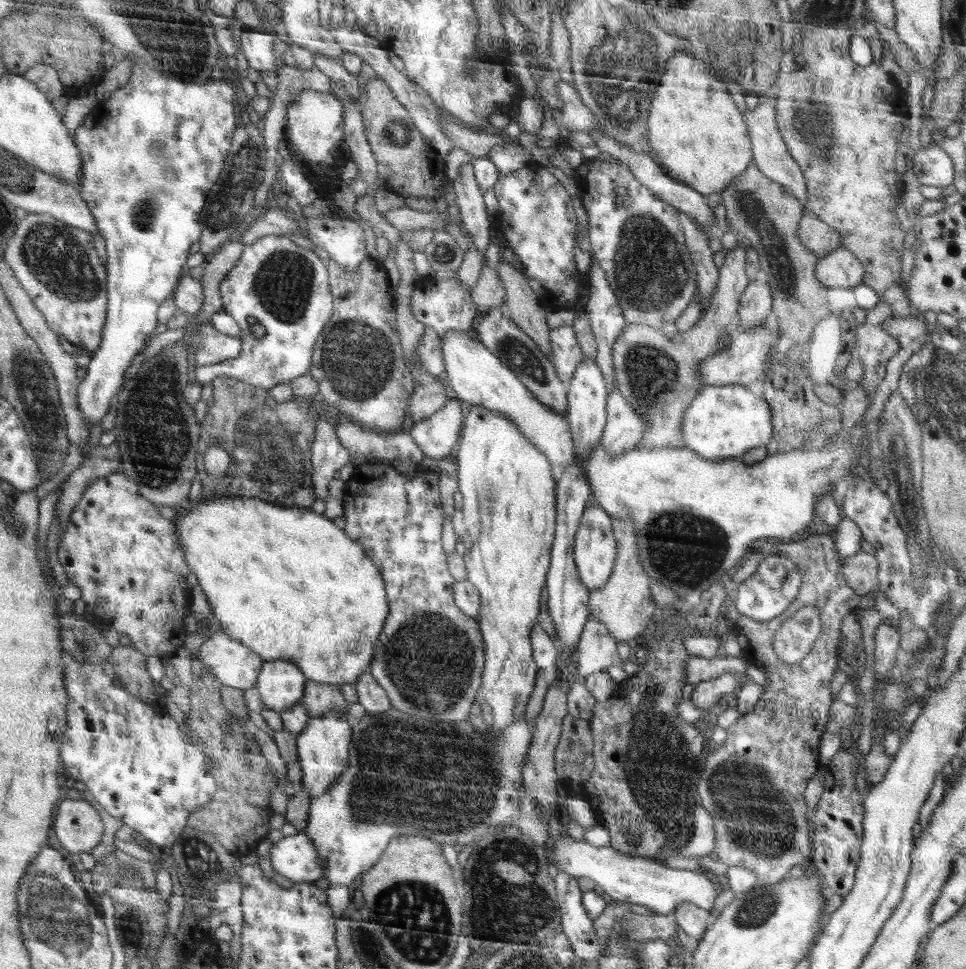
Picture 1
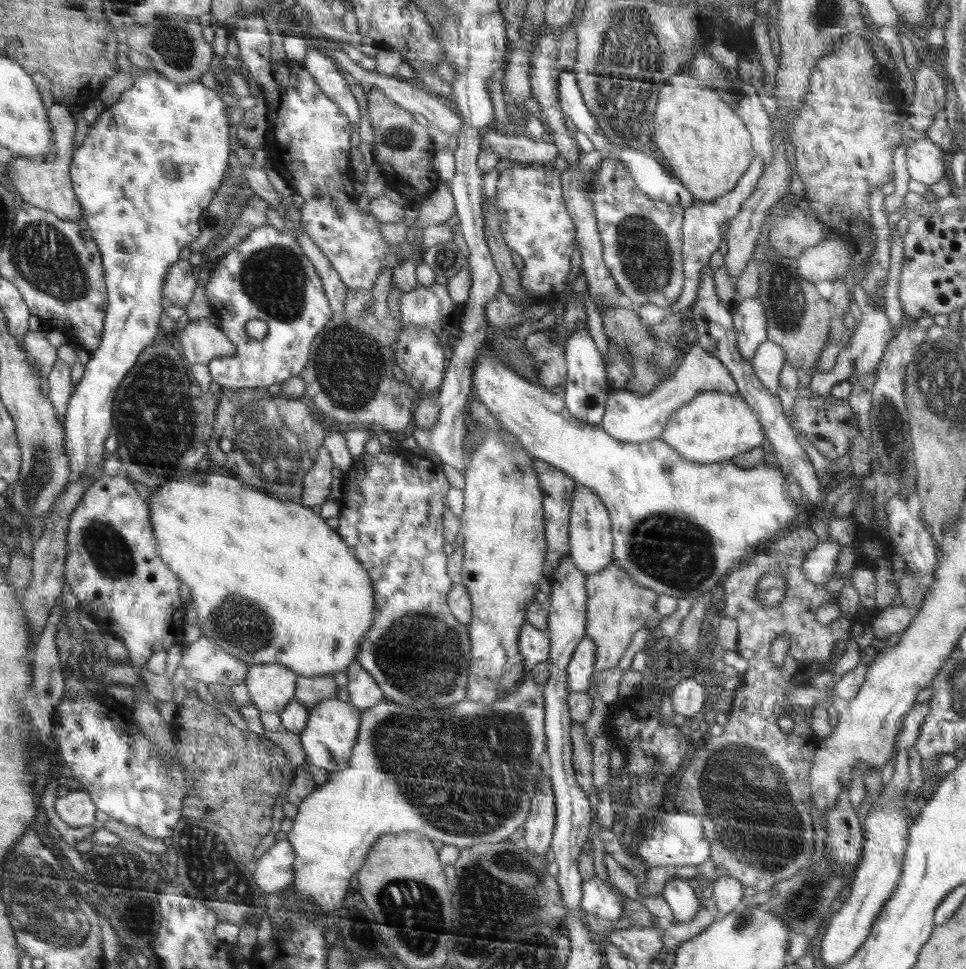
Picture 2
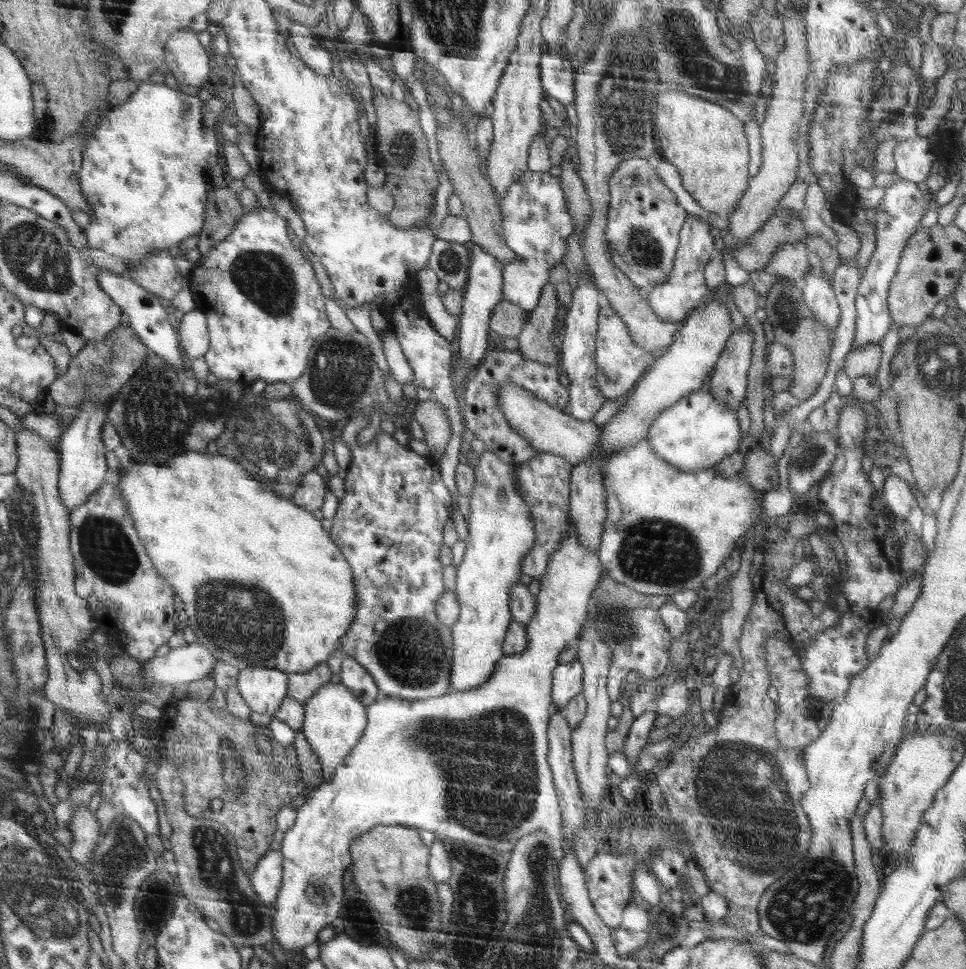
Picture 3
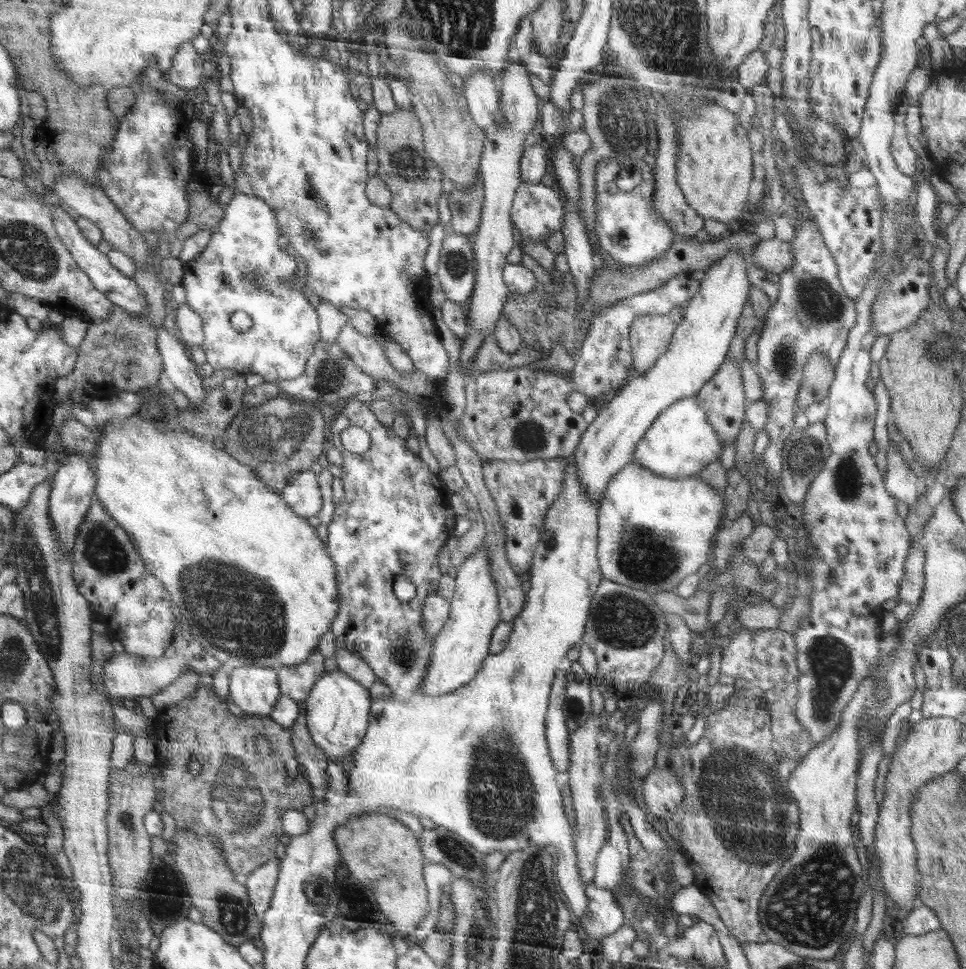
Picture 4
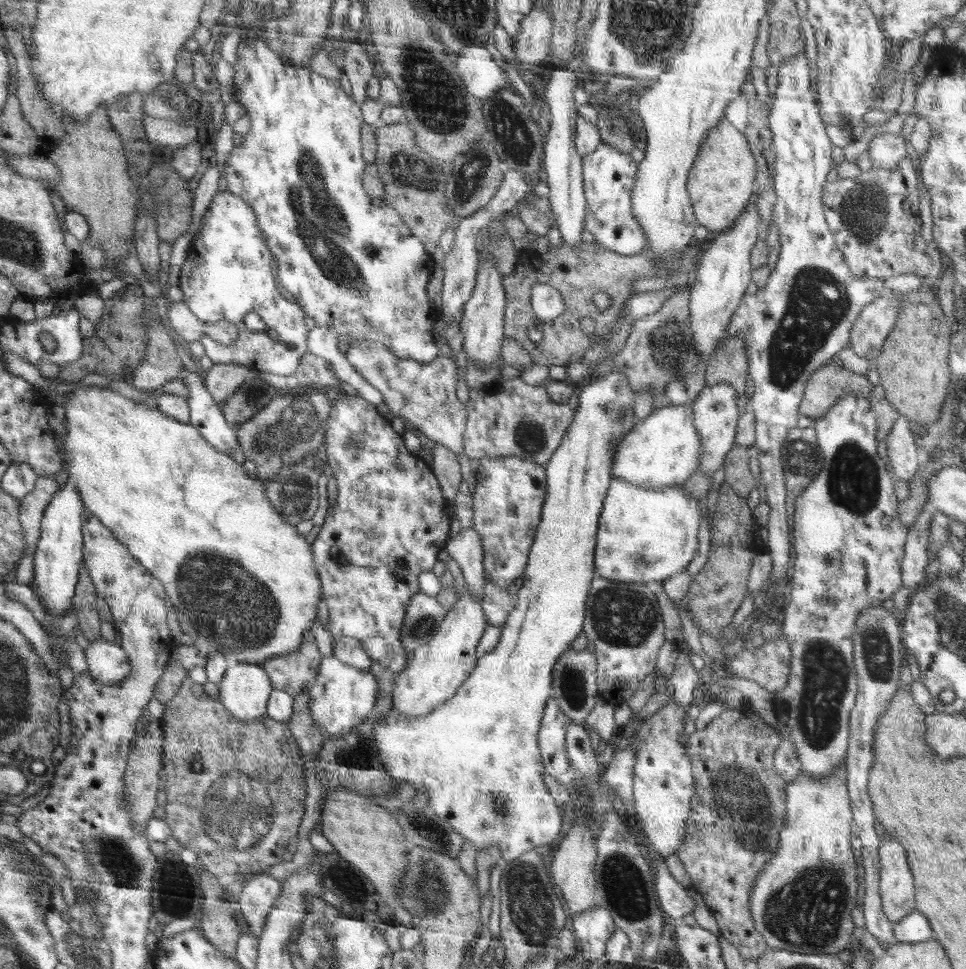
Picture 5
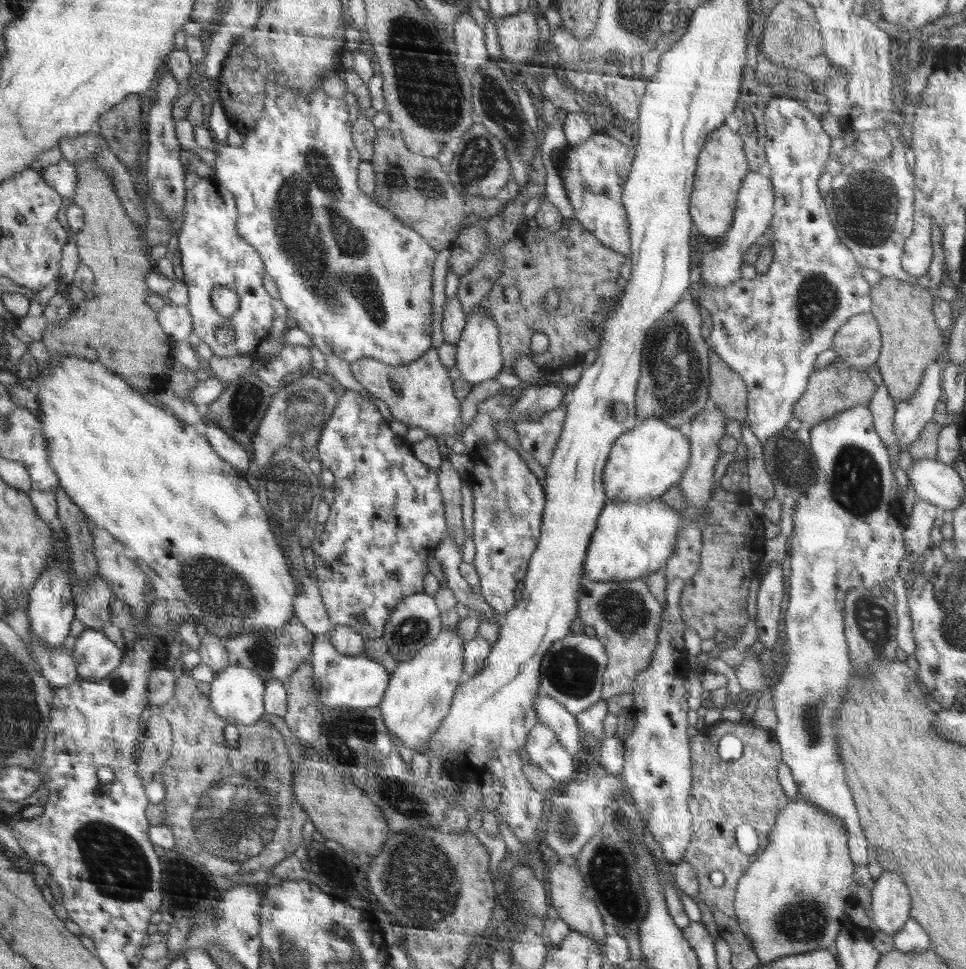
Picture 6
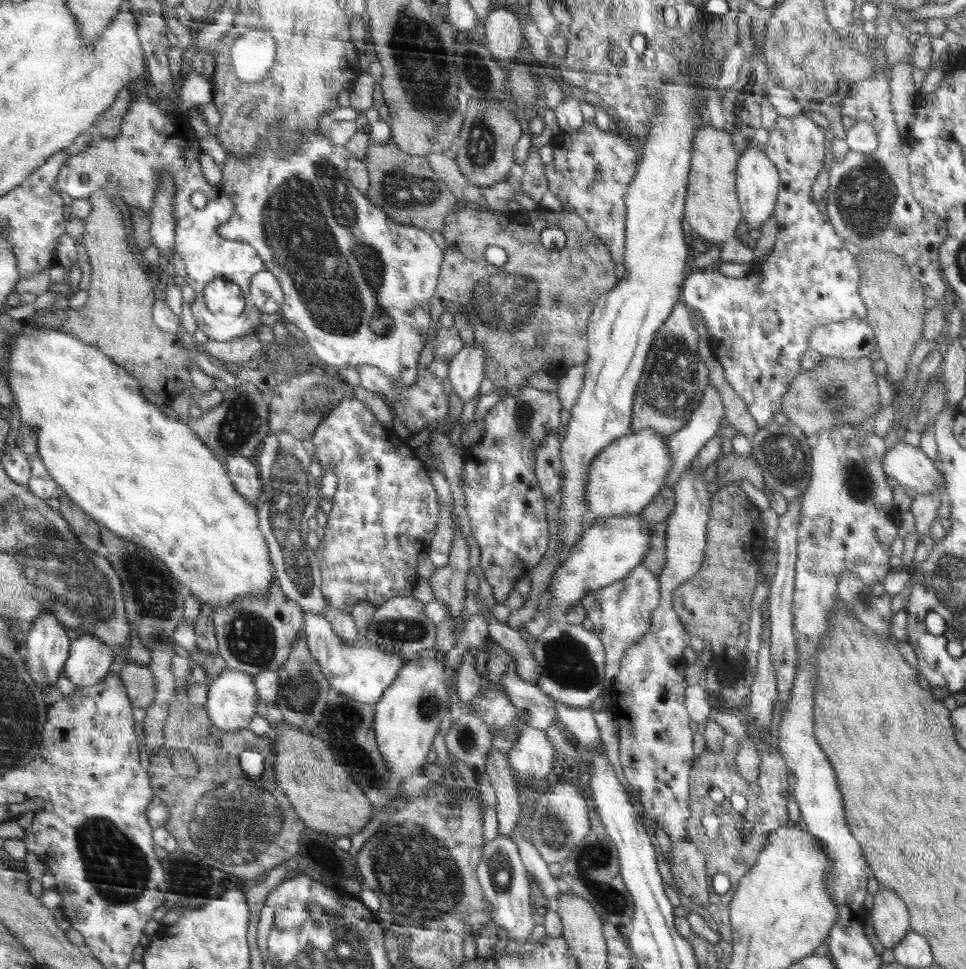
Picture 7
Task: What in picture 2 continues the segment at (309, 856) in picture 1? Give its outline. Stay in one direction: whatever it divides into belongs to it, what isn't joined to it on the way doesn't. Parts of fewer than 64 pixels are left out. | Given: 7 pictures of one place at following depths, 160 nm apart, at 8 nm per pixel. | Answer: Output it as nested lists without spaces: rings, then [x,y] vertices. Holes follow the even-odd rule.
[[[287,839],[277,841],[253,865],[257,886],[273,901],[276,894],[294,882],[295,849]]]

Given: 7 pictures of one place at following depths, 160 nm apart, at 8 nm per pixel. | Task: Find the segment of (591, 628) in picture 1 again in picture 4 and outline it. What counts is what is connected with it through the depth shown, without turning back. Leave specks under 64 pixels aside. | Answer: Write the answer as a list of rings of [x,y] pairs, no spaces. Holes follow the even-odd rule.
[[[567,666],[559,670],[555,685],[552,686],[551,705],[547,709],[546,735],[550,747],[551,758],[555,769],[562,775],[569,769],[569,737],[570,731],[564,718],[564,696],[566,696]]]

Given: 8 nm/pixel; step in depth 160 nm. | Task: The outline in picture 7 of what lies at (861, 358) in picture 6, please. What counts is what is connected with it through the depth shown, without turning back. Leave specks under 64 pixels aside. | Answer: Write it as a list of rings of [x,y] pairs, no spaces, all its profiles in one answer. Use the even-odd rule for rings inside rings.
[[[850,318],[812,329],[808,349],[824,357],[840,357],[845,361],[869,357],[876,343],[871,326],[865,319]]]

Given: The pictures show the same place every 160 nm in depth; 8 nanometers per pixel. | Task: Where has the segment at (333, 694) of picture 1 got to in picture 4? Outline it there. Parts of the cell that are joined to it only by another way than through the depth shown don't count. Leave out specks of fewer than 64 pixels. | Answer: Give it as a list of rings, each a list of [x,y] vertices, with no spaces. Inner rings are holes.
[[[316,650],[303,664],[279,666],[275,669],[278,671],[282,695],[303,703],[310,696],[319,678],[327,672],[326,658]]]

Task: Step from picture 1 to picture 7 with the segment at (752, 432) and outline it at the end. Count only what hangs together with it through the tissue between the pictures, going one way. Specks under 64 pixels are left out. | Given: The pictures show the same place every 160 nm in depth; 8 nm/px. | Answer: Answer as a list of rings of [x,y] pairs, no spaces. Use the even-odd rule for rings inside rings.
[[[644,428],[640,432],[630,433],[611,442],[598,457],[592,460],[588,477],[590,481],[586,484],[587,506],[590,506],[584,523],[586,528],[590,528],[601,518],[614,518],[616,516],[625,516],[630,514],[639,514],[639,512],[652,502],[660,489],[663,487],[668,471],[672,466],[671,454],[667,449],[667,438],[662,434],[657,434],[654,428]]]

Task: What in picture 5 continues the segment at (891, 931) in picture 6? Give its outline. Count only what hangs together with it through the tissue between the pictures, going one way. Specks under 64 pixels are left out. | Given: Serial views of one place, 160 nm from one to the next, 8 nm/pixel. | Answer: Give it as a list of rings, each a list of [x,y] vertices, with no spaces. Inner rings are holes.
[[[886,834],[885,838],[879,845],[879,893],[883,913],[896,923],[915,910],[916,892],[906,851],[892,836]]]

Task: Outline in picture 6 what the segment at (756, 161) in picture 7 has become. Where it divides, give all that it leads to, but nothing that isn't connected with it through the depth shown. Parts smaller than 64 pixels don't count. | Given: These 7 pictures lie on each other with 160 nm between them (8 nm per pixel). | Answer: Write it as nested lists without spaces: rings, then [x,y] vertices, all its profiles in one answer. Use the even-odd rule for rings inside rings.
[[[749,171],[743,178],[742,186],[738,191],[737,206],[734,212],[732,226],[725,234],[721,245],[706,252],[698,267],[701,270],[702,284],[713,289],[722,289],[725,286],[742,279],[740,268],[744,265],[742,255],[748,247],[764,234],[764,230],[772,223],[774,191],[771,177],[767,177],[758,171]]]

